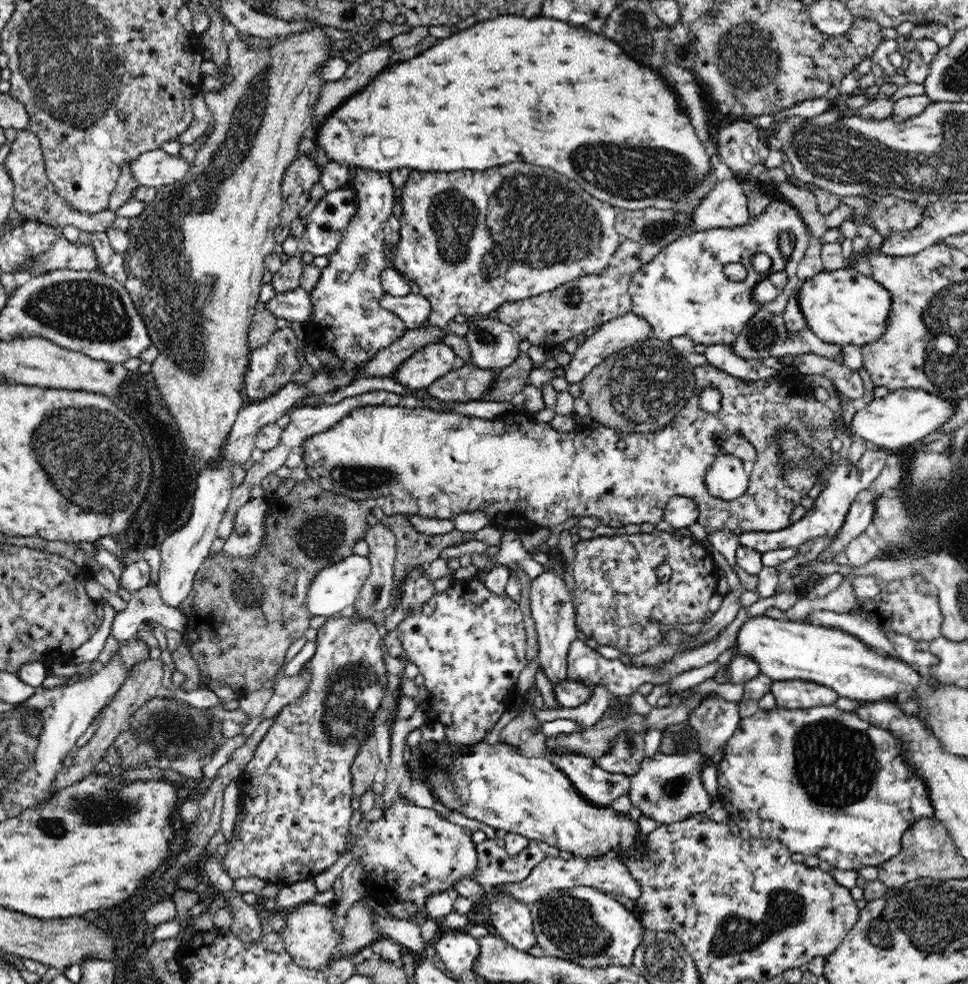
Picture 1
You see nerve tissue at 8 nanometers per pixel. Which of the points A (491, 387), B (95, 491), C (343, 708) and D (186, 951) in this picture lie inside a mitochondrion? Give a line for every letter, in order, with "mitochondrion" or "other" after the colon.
A: other
B: mitochondrion
C: mitochondrion
D: other

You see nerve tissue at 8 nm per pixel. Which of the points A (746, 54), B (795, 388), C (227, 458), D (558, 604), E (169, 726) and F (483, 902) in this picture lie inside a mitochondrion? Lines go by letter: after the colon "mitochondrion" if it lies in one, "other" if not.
A: mitochondrion
B: other
C: other
D: mitochondrion
E: mitochondrion
F: other

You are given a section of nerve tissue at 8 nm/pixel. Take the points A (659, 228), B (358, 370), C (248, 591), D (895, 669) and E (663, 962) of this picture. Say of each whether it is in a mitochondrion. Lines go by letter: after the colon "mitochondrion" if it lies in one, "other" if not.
A: mitochondrion
B: other
C: mitochondrion
D: other
E: mitochondrion

